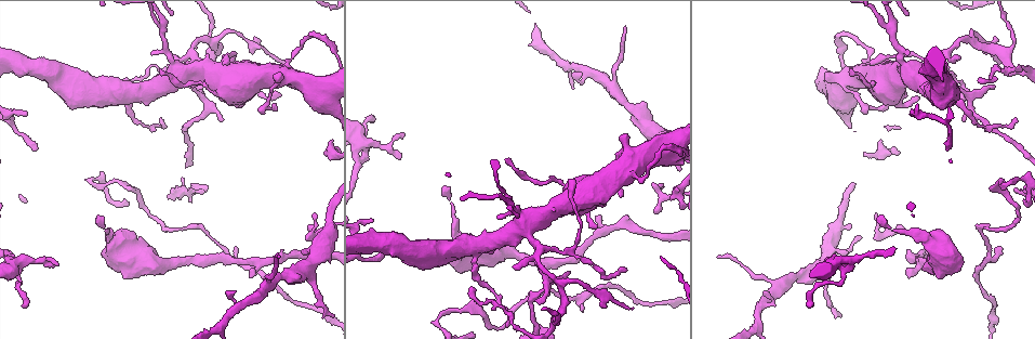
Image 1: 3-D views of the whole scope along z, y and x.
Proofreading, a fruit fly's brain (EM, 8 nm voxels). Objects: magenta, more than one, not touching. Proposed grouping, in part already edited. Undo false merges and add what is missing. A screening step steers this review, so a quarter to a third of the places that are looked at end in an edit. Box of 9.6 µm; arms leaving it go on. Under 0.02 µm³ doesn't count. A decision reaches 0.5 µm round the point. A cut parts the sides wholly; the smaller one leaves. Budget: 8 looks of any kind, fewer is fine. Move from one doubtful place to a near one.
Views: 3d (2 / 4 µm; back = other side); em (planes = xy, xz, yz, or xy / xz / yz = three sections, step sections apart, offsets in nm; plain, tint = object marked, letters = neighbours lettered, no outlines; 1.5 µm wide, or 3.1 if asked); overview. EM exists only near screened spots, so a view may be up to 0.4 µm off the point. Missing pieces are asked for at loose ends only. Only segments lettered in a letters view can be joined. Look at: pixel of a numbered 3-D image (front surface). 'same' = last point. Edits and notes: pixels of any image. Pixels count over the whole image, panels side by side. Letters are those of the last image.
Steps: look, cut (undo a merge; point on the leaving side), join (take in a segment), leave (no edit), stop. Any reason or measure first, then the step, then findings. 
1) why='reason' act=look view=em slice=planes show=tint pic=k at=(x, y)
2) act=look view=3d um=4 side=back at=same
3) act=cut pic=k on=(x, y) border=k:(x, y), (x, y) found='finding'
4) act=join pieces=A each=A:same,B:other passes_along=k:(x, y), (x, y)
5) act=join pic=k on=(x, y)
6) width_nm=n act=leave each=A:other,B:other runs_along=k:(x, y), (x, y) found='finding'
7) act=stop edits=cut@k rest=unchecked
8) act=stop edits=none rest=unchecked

why='branch stops here' act=look view=3d um=2 pic=1 at=(233, 290)

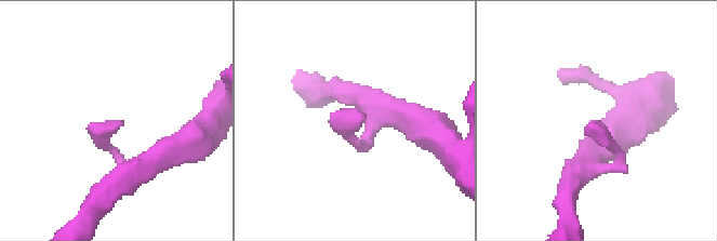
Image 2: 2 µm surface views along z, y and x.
arm_widths_nm=200,280 why='shape alone is not enough' act=look view=em slice=planes show=letters pic=2 at=(117, 121)

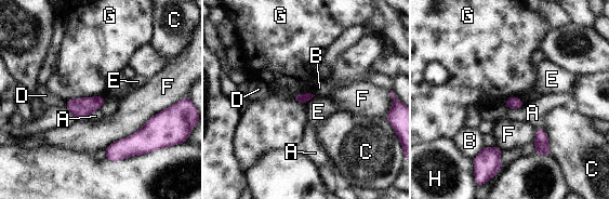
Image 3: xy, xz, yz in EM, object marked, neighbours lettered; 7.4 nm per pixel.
act=leave each=A:other,B:other,C:other,D:other,E:other,F:other,G:other,H:other border=3:(106, 96), (71, 97), (66, 101) found='no lettered segment goes on from it'

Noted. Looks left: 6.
why='an open end' act=look view=em slice=planes show=letters pic=1 at=(918, 99)

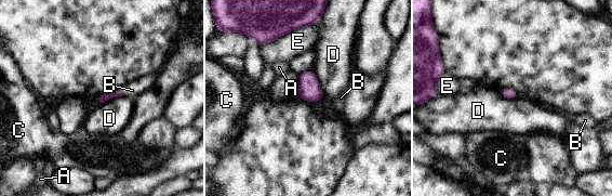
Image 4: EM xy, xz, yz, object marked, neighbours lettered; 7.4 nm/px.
act=join pic=4 on=(132, 90) each=A:other,B:same,C:other,D:other,E:other found='the neuron continues'

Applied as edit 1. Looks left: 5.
act=stop edits=join@4 rest=unchecked

